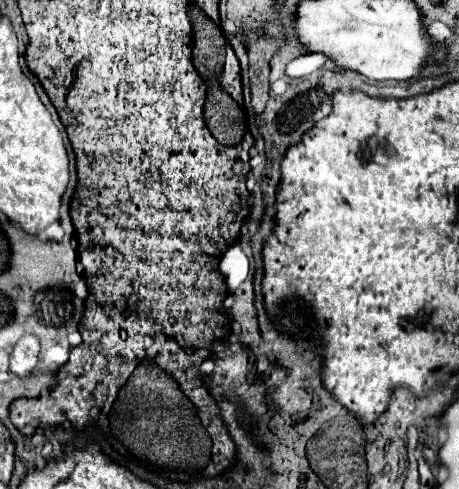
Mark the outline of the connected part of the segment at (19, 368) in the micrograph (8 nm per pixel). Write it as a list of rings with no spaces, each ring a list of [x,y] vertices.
[[[24,335],[10,353],[10,369],[18,377],[28,377],[38,365],[40,341],[34,335]]]

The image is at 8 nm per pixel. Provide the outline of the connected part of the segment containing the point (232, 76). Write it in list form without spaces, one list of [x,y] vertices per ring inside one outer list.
[[[226,43],[225,50],[226,57],[219,80],[223,90],[226,91],[226,93],[228,93],[228,95],[230,95],[240,106],[243,106],[244,99],[240,64],[229,43]]]

